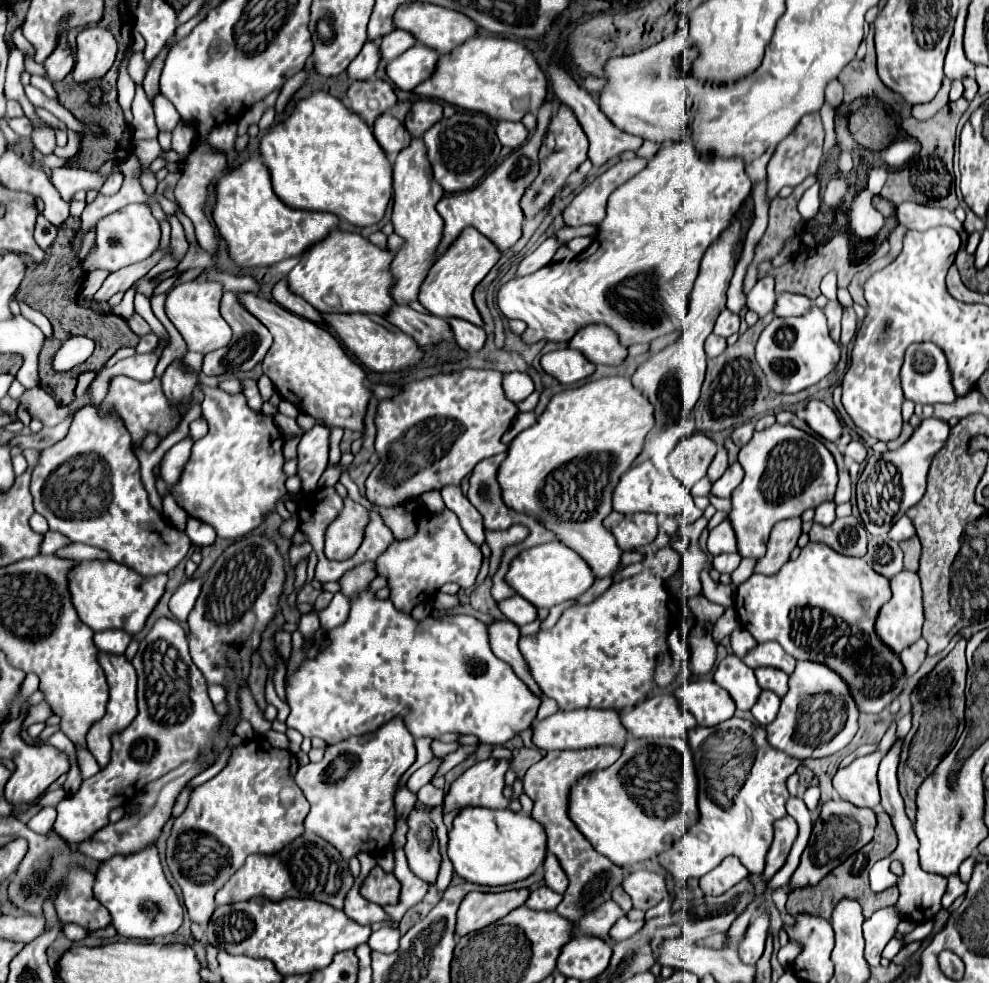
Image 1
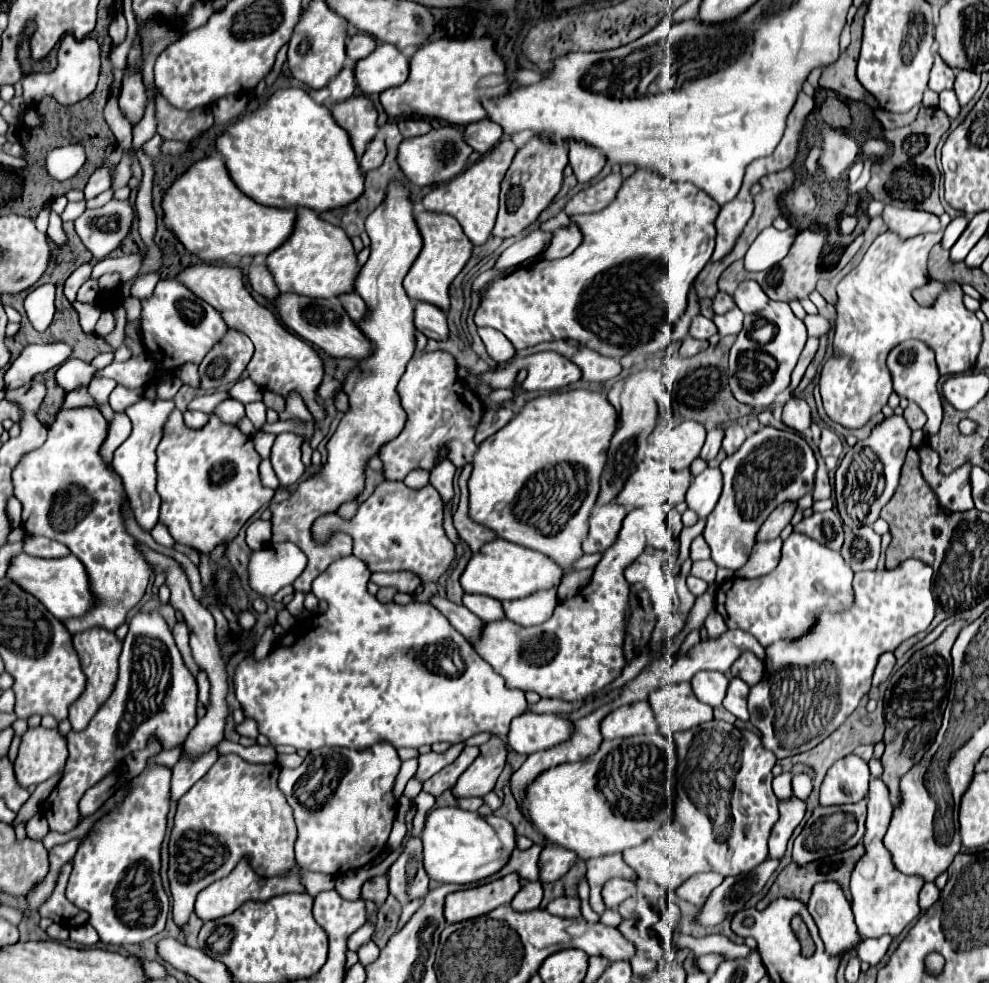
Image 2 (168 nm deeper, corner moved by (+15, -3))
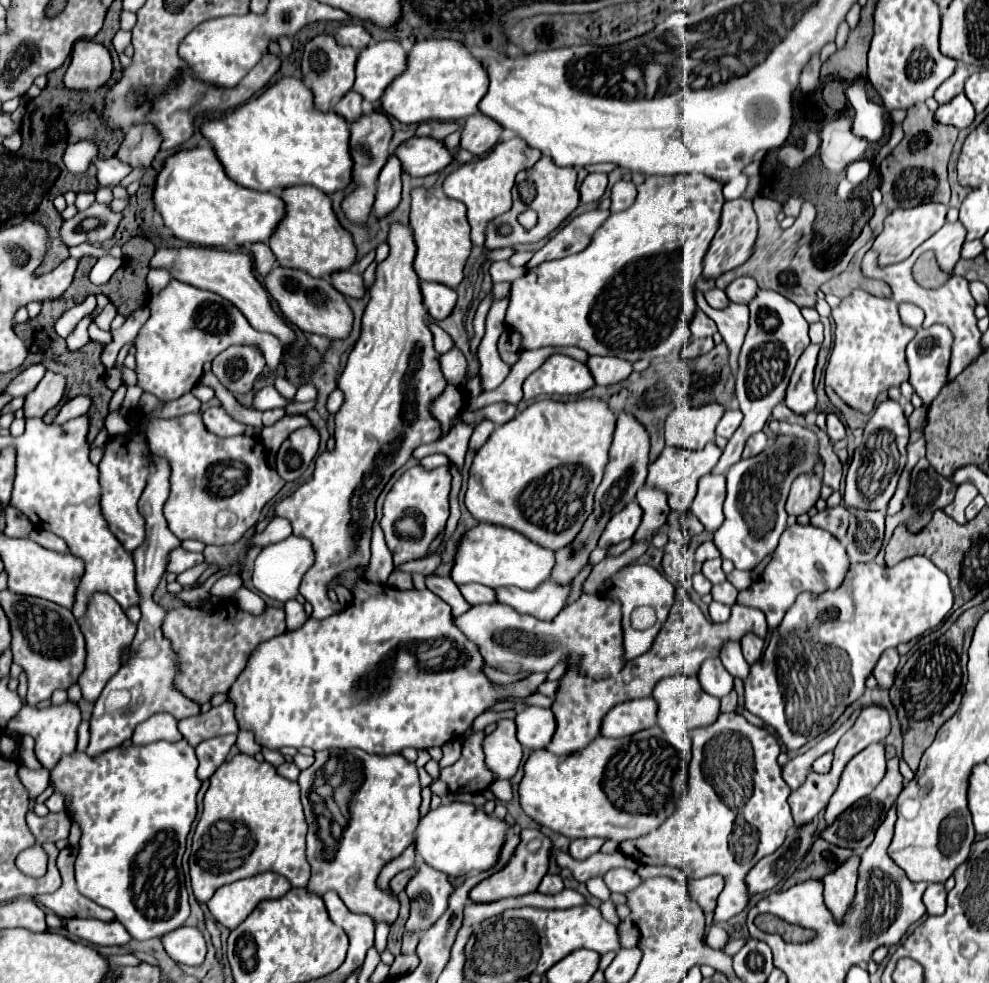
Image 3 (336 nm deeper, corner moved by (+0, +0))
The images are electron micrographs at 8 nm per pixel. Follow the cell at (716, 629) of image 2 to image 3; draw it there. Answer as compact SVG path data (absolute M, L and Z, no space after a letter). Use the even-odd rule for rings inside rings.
M712 602L710 604L710 618L714 622L726 622L730 618L730 614L732 614L730 608L732 606L726 606L726 604L720 604L720 602Z

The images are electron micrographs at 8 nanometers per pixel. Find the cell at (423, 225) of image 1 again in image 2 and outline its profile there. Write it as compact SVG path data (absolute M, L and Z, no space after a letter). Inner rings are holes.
M391 183L383 205L379 205L365 221L365 231L371 239L369 261L361 267L355 279L355 293L363 297L369 313L357 321L361 333L373 343L373 351L367 359L357 361L357 369L351 369L343 381L343 391L349 397L349 411L343 413L335 433L327 441L327 461L317 473L301 481L297 491L281 501L271 503L271 541L291 541L301 547L309 563L305 571L295 579L295 591L309 593L313 579L323 573L331 561L352 554L353 540L347 533L335 533L327 543L317 543L311 537L311 525L321 515L327 515L339 505L357 499L365 487L367 461L379 453L379 449L393 441L405 427L407 415L401 407L397 383L405 373L405 367L415 351L415 325L413 325L413 301L403 289L403 275L407 275L417 251L421 251L421 237L413 219L413 205L409 191Z

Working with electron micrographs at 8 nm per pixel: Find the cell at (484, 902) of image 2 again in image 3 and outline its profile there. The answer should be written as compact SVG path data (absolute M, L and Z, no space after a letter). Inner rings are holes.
M522 830L522 844L518 846L516 854L512 856L512 860L496 874L492 874L490 878L482 880L476 888L472 888L470 892L470 900L476 902L476 904L490 904L494 900L504 900L504 898L514 898L514 896L524 896L524 894L530 894L530 892L536 892L542 876L546 874L546 868L548 868L548 858L550 858L550 848L552 848L552 842L550 838L546 838L540 830ZM534 838L540 838L542 840L542 846L534 852L528 850L528 844L534 840Z

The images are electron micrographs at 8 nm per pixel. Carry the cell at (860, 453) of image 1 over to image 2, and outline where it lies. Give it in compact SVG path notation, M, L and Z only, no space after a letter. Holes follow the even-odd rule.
M829 427L821 429L821 441L819 441L819 452L822 457L833 456L841 458L843 456L843 445L837 433Z

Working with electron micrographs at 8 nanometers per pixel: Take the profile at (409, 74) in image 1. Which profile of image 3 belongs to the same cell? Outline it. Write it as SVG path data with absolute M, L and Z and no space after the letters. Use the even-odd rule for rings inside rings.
M384 40L366 46L356 62L354 90L368 102L378 102L384 88L404 72L408 52L396 40Z

